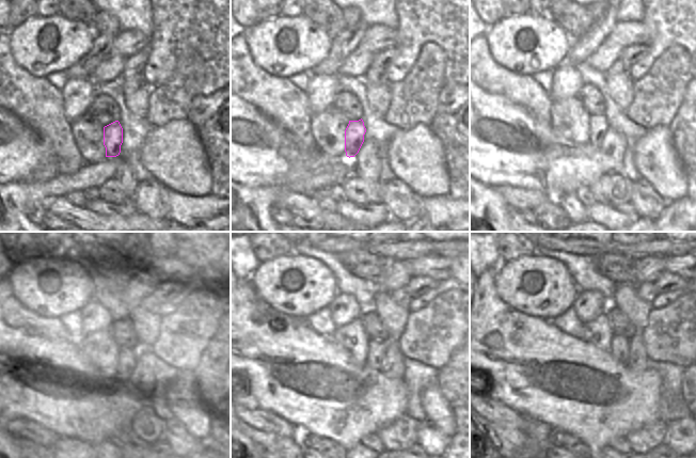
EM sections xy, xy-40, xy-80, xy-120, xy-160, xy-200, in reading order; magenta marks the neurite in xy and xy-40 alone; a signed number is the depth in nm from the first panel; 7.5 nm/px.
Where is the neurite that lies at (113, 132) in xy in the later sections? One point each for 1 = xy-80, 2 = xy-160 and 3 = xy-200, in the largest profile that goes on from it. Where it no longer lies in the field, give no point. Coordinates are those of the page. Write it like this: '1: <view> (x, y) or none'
1: xy-80 (598, 125)
2: xy-160 (377, 348)
3: xy-200 (619, 346)

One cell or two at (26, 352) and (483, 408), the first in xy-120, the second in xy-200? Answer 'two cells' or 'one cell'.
two cells

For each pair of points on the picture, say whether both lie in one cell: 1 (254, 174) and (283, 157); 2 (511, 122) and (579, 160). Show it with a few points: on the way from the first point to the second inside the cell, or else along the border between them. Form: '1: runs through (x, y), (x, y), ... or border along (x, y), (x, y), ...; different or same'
1: runs through (262, 167), (270, 158), (275, 158); same
2: runs through (528, 128), (562, 158); same

